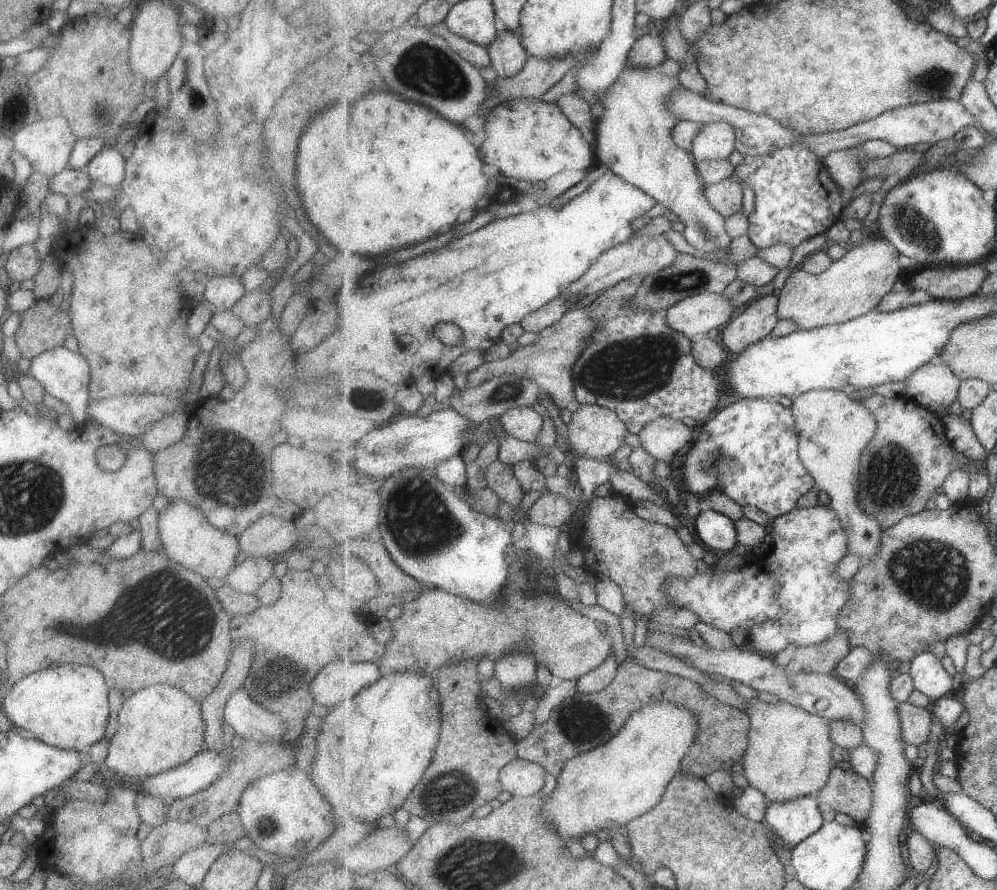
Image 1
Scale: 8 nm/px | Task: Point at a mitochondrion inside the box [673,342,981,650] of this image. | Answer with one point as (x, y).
(932, 574)

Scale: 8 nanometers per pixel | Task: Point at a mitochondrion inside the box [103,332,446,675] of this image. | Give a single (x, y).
(221, 453)

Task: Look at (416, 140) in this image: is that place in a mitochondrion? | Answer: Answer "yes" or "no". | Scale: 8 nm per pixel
no

